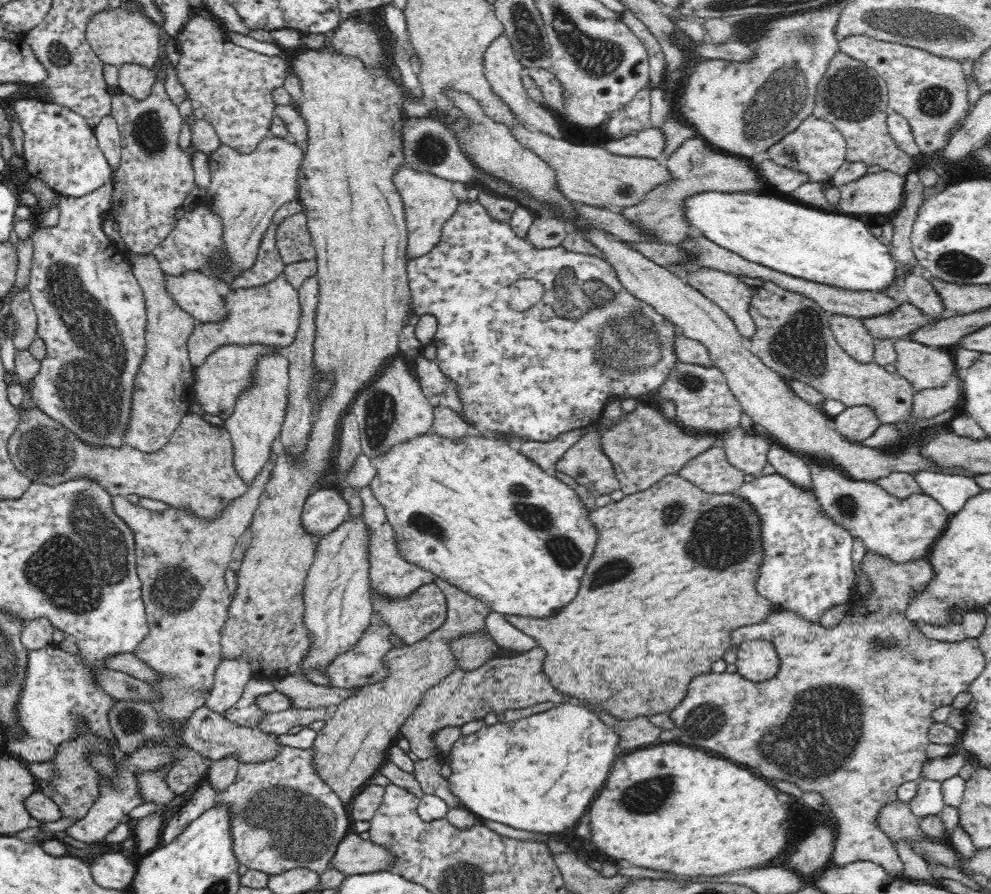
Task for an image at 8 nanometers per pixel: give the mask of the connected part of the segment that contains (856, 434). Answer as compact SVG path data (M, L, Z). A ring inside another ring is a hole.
M867 406L845 408L840 414L832 418L834 429L844 436L845 440L860 443L870 438L880 422Z

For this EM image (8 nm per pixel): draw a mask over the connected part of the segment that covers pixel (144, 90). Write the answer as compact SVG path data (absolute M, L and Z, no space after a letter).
M122 64L118 74L120 91L134 100L146 100L156 84L156 71L139 64Z

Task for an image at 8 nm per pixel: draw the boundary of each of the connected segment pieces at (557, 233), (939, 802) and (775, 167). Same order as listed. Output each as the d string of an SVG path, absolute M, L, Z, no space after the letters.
M537 216L525 239L534 247L542 251L561 246L561 242L567 235L565 222L557 218Z
M920 778L918 792L909 802L911 811L919 818L939 815L945 808L941 793L941 782L932 779Z
M767 156L753 159L753 164L768 186L784 193L789 193L809 181L803 172L782 166Z

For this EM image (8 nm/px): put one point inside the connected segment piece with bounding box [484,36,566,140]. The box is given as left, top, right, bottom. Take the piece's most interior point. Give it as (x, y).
(502, 68)

